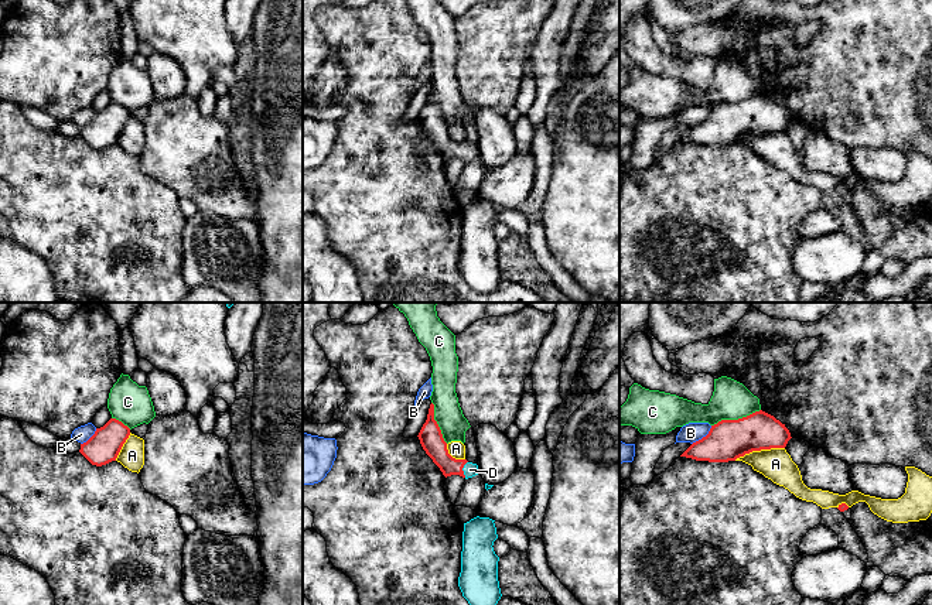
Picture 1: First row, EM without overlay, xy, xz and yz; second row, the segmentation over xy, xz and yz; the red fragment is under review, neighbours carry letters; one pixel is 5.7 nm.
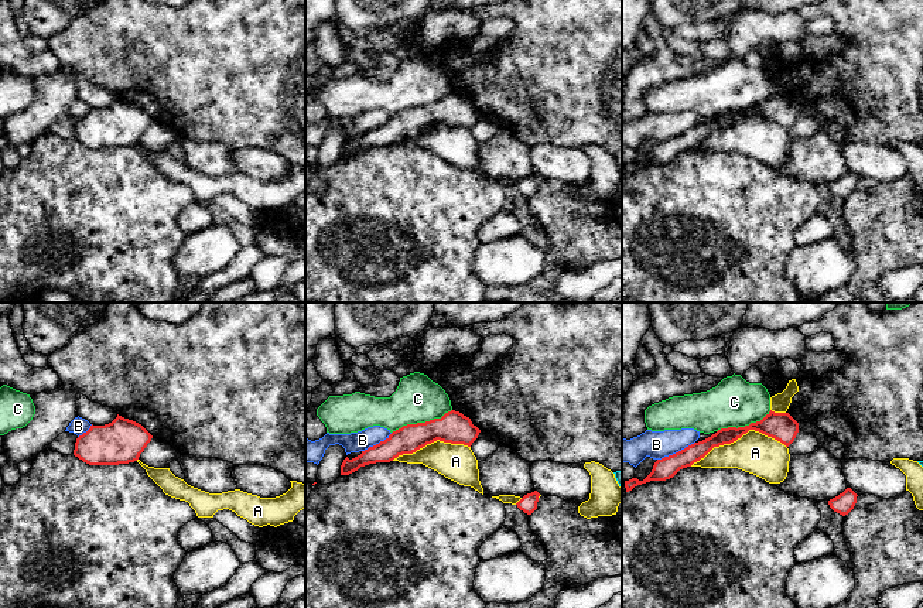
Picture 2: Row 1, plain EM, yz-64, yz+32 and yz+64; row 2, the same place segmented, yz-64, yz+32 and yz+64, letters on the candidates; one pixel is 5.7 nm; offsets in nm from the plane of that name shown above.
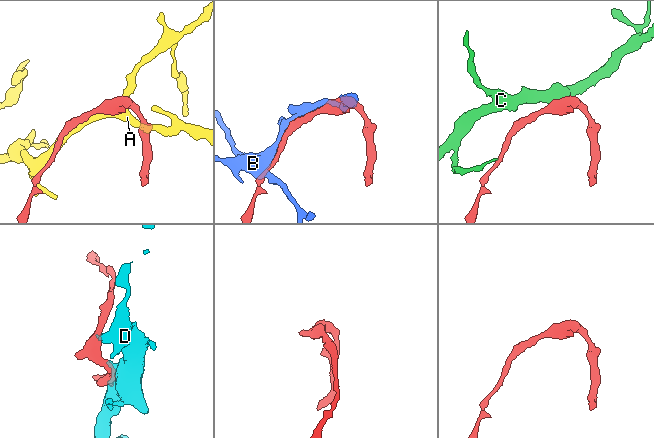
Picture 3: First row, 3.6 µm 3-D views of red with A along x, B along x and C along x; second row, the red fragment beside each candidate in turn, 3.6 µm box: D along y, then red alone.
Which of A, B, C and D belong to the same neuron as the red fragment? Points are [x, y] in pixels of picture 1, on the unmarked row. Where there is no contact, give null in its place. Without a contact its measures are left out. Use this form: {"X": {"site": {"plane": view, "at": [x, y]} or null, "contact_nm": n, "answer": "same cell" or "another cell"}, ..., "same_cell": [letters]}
{"A": {"site": {"plane": "yz", "at": [758, 133]}, "contact_nm": 300, "answer": "another cell"}, "B": {"site": {"plane": "yz", "at": [703, 120]}, "contact_nm": 160, "answer": "another cell"}, "C": {"site": {"plane": "yz", "at": [736, 103]}, "contact_nm": 300, "answer": "another cell"}, "D": {"site": {"plane": "xz", "at": [461, 153]}, "contact_nm": 100, "answer": "same cell"}, "same_cell": ["D"]}

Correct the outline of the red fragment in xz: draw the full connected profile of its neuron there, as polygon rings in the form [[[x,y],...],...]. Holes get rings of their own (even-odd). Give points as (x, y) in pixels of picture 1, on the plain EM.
[[[430,88],[427,103],[423,107],[419,123],[426,137],[440,151],[443,158],[460,158],[465,163],[479,157],[478,148],[468,146],[467,143],[455,143],[448,137],[447,126],[443,122],[441,113],[434,103],[434,88]]]

